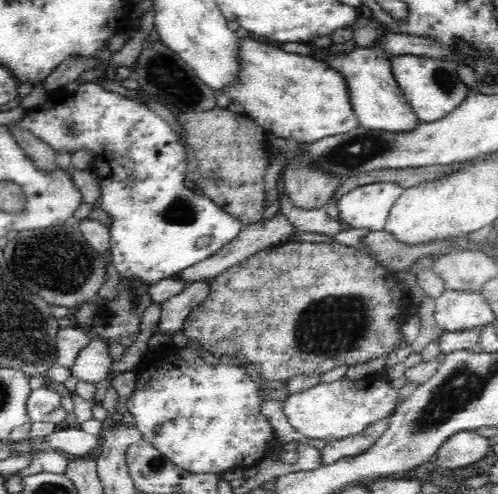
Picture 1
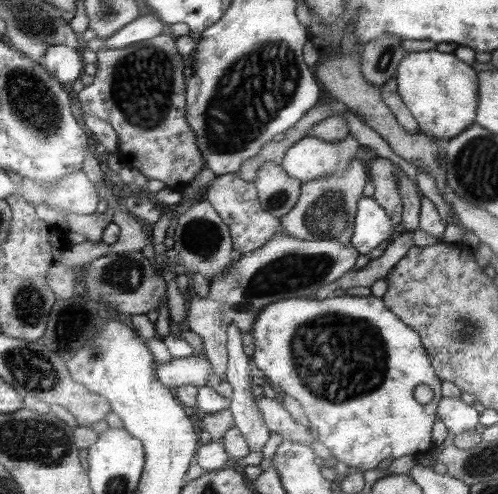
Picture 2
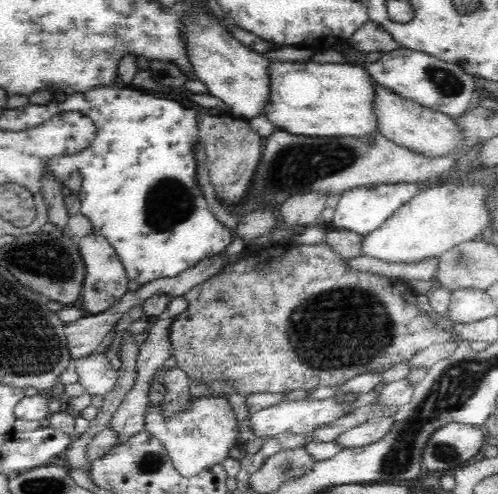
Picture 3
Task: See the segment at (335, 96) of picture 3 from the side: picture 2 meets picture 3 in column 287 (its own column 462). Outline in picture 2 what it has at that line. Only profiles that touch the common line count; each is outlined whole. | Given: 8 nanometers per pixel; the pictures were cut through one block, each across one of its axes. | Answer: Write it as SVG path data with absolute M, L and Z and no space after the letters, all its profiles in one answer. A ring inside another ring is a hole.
M437 50L411 52L399 62L397 68L397 94L419 124L421 134L437 140L451 140L463 134L477 118L479 108L479 82L471 66L459 62L455 54Z

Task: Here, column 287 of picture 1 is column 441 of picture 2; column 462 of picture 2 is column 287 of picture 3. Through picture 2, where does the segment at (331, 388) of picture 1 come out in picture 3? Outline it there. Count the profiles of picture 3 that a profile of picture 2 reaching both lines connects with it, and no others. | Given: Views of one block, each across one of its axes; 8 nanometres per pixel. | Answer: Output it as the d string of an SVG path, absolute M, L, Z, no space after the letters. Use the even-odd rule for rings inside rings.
M328 398L328 400L294 400L294 402L278 402L262 412L256 412L250 416L250 428L254 432L254 436L266 440L266 438L272 438L276 434L282 434L282 432L292 432L292 434L304 434L304 432L312 432L314 428L318 426L326 426L328 422L334 422L336 418L340 418L346 410L350 410L350 406L354 404L346 404L344 402L338 402L338 398Z

